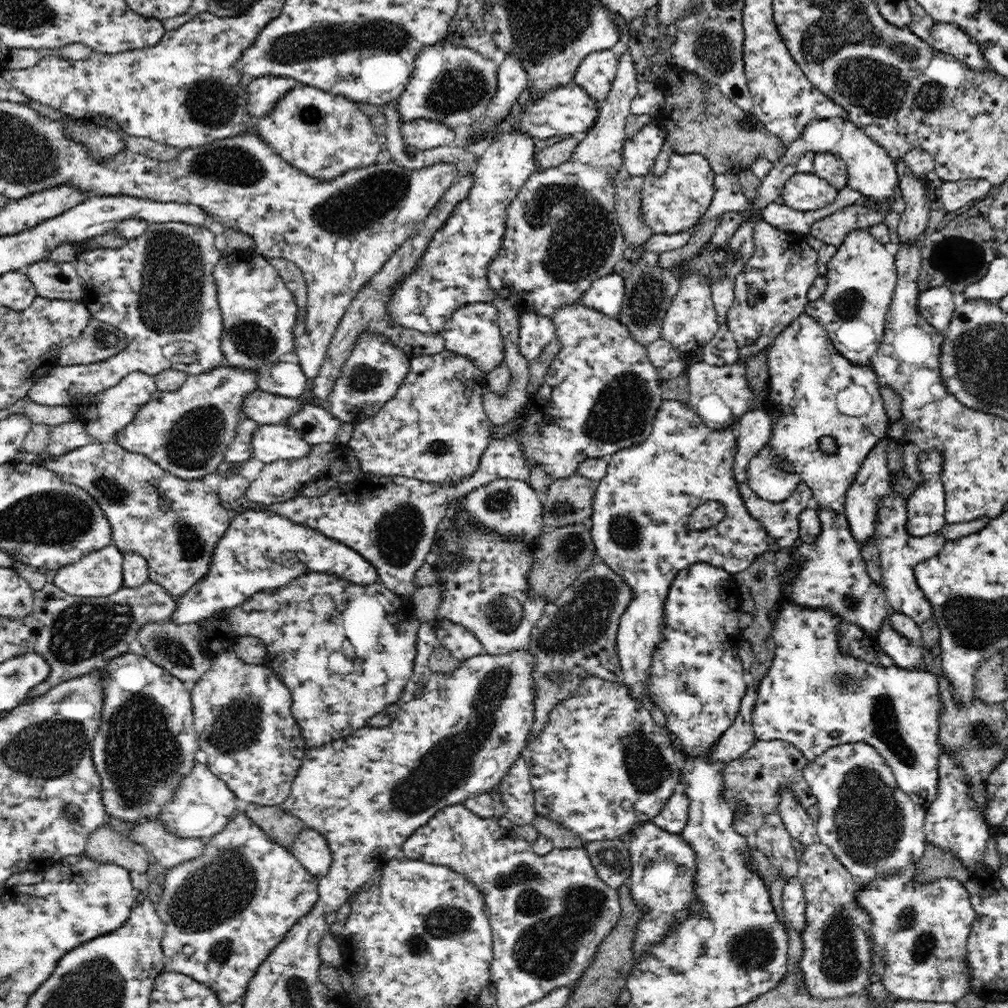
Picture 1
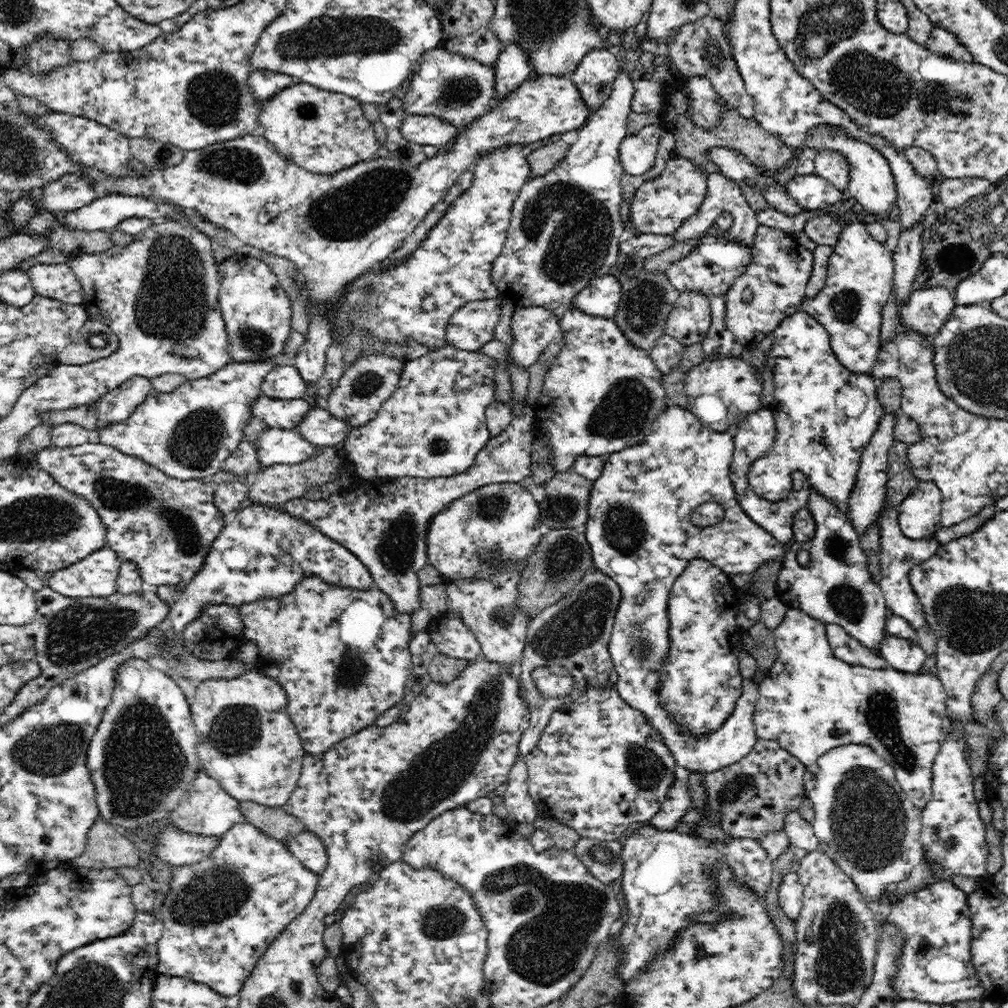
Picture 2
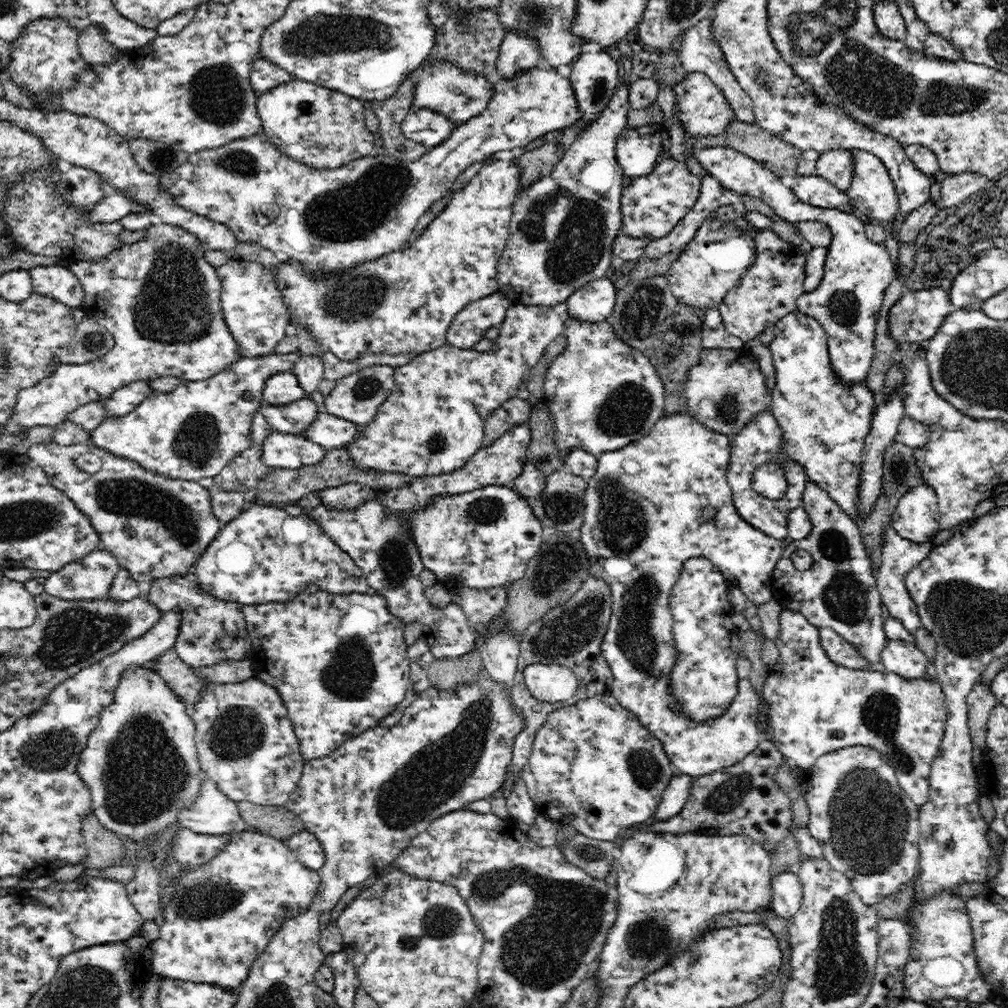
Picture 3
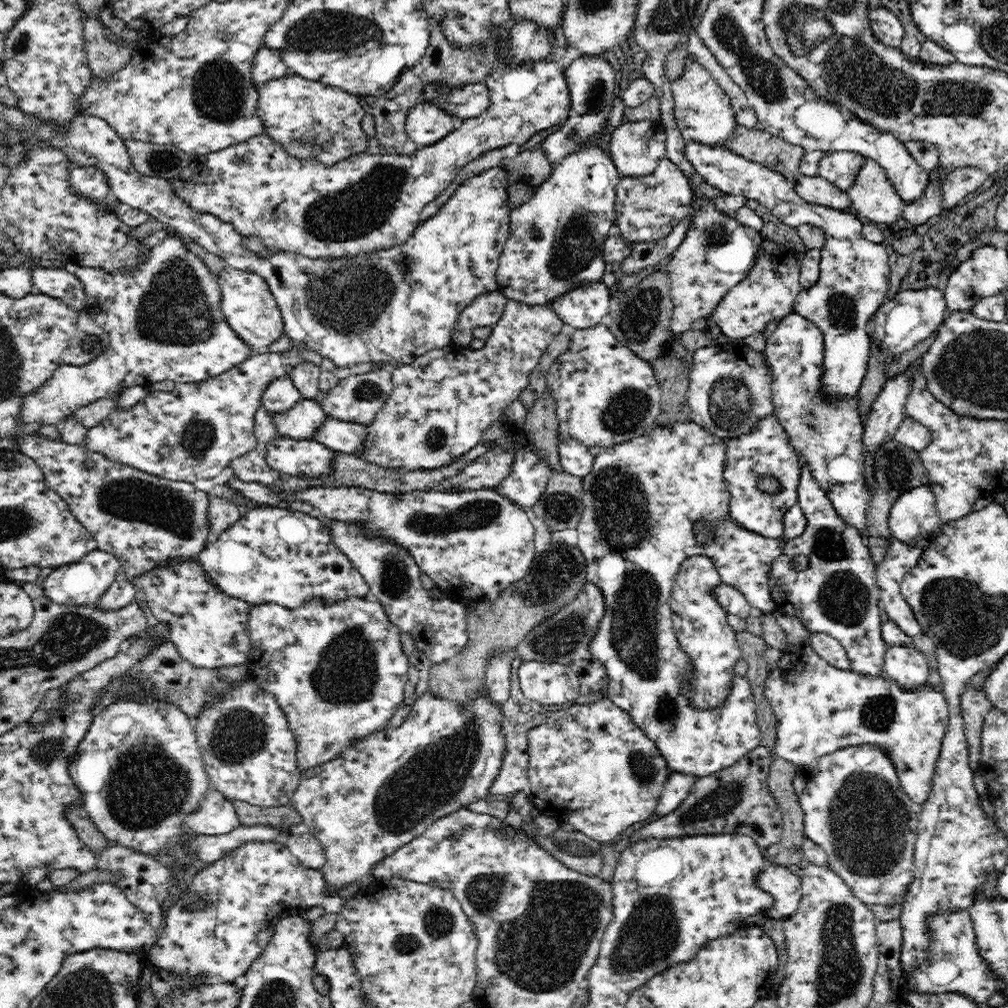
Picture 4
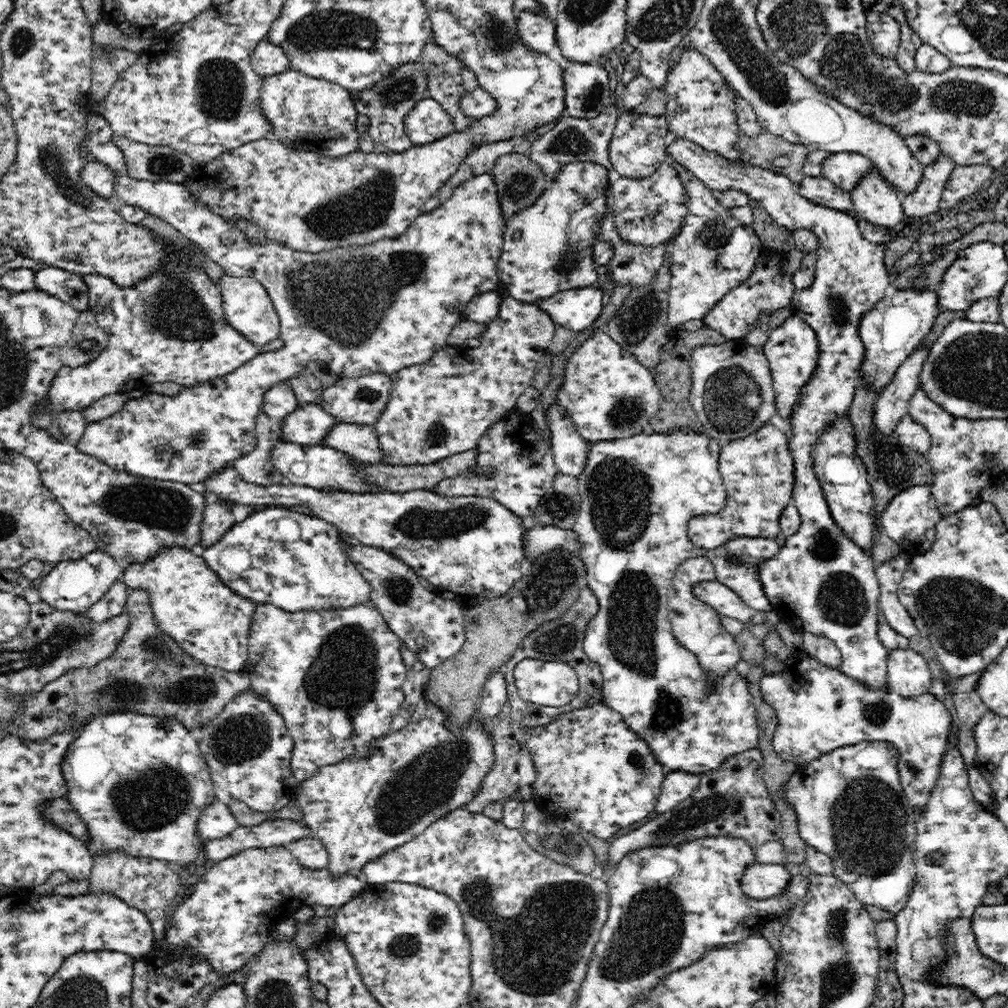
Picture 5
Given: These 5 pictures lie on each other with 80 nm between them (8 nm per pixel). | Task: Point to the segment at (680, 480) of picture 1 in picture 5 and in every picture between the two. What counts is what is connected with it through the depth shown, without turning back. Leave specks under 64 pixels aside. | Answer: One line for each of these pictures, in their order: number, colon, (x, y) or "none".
2: (640, 531)
3: (641, 523)
4: (642, 499)
5: (638, 494)

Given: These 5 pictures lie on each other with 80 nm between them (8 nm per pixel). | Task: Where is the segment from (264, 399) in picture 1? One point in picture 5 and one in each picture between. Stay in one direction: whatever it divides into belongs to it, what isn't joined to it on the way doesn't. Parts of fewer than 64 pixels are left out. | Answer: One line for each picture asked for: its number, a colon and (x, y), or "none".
2: (282, 414)
3: (294, 418)
4: (301, 422)
5: (309, 423)

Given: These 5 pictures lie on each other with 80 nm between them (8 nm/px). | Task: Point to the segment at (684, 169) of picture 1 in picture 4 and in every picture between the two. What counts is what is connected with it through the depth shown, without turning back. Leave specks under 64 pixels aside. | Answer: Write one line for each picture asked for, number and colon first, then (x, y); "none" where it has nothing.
2: (660, 205)
3: (652, 205)
4: (647, 208)

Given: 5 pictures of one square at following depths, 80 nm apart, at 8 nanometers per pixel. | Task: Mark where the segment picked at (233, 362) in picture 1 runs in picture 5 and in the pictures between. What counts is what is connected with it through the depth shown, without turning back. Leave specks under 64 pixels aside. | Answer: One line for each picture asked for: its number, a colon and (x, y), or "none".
2: (256, 310)
3: (254, 309)
4: (248, 305)
5: (247, 307)

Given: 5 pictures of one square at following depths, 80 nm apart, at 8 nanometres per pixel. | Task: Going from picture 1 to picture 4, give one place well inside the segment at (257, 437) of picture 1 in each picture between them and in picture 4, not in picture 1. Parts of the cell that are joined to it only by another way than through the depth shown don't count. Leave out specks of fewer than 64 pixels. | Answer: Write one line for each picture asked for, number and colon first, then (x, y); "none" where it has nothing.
2: (276, 445)
3: (279, 450)
4: (303, 458)

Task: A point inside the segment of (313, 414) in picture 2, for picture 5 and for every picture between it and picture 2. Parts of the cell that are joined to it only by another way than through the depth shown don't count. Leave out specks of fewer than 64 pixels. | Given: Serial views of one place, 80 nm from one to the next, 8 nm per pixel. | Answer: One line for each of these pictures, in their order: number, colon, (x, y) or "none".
3: (330, 432)
4: (337, 435)
5: (359, 441)

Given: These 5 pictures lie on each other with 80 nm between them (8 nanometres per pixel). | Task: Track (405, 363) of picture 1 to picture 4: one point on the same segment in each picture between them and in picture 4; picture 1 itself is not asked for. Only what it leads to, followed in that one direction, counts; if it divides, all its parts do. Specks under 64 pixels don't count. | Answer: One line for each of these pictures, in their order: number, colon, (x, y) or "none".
2: (372, 379)
3: (356, 398)
4: (357, 399)

